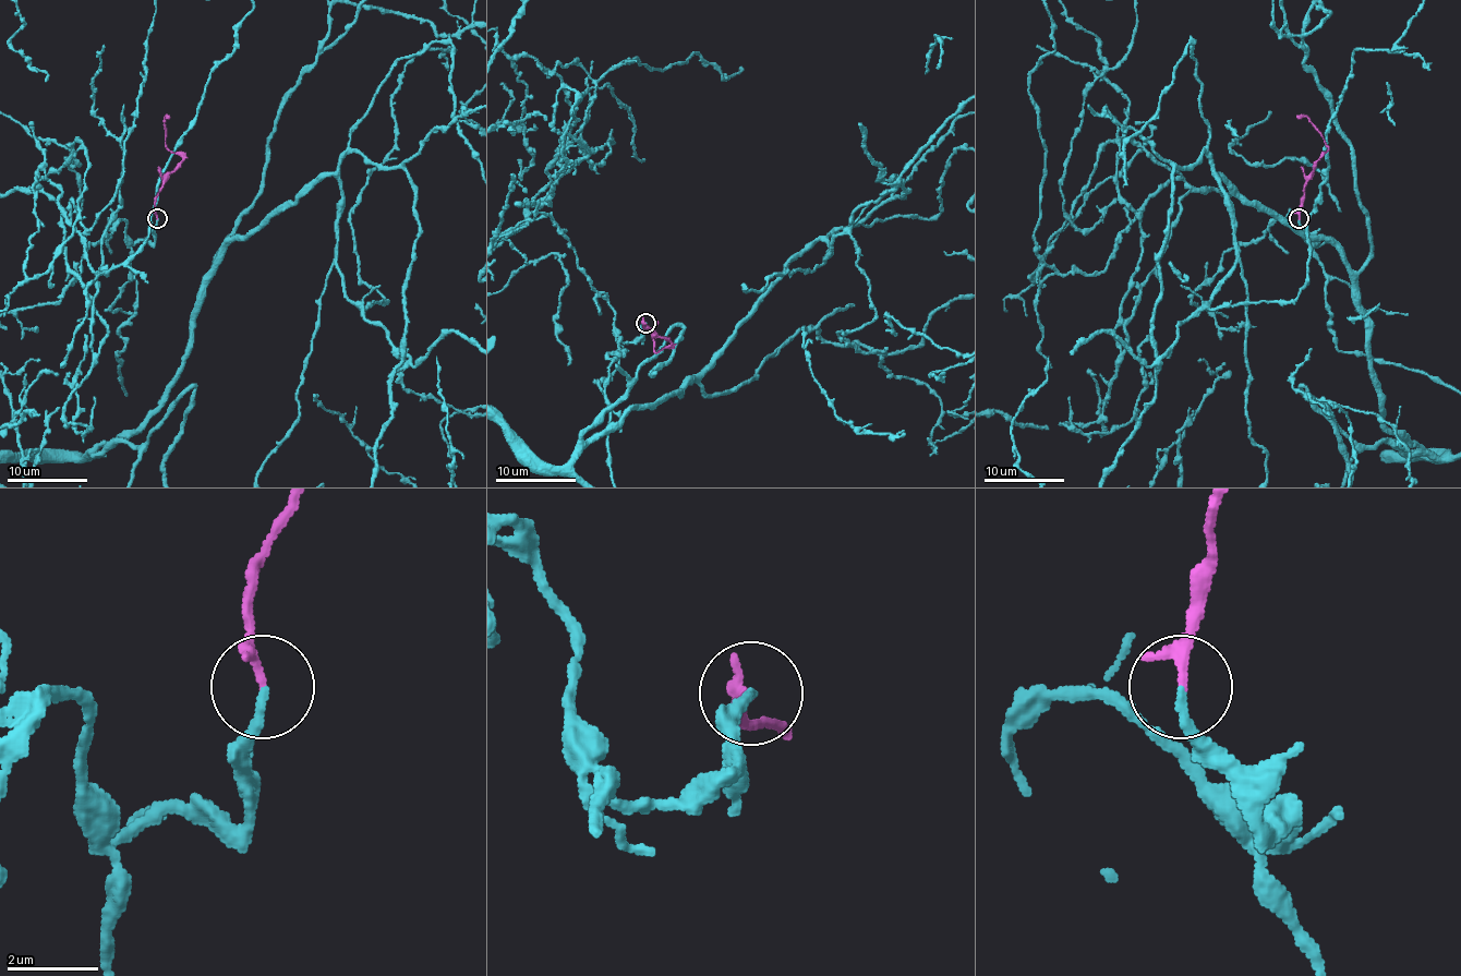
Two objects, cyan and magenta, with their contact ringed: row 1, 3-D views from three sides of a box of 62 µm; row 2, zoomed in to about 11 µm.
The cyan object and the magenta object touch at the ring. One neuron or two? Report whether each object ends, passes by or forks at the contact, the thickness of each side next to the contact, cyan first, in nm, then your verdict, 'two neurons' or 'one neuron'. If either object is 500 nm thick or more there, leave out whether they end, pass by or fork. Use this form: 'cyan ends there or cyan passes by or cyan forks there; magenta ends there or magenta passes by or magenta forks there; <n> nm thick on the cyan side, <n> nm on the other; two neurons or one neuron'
cyan ends there; magenta passes by; 200 nm thick on the cyan side, 160 nm on the other; one neuron

